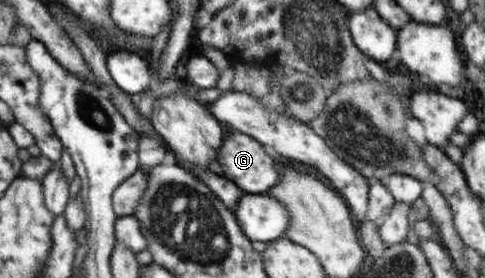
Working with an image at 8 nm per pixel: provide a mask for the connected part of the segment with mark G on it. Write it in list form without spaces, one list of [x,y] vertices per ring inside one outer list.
[[[234,132],[232,136],[224,137],[217,161],[226,173],[224,177],[236,183],[245,193],[264,195],[268,189],[280,182],[272,156],[268,156],[263,146],[246,134]]]

